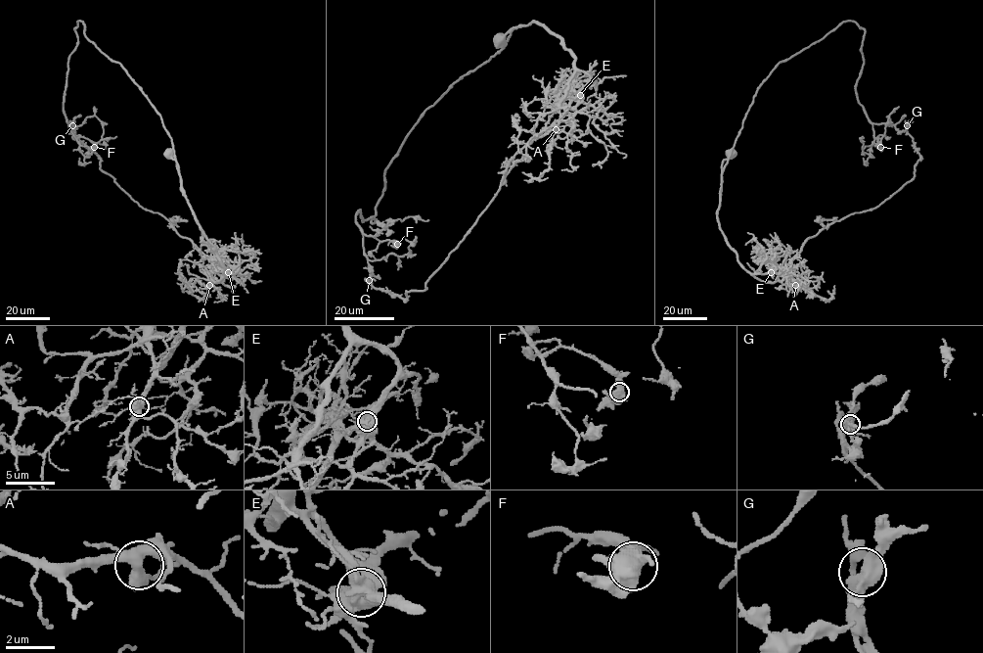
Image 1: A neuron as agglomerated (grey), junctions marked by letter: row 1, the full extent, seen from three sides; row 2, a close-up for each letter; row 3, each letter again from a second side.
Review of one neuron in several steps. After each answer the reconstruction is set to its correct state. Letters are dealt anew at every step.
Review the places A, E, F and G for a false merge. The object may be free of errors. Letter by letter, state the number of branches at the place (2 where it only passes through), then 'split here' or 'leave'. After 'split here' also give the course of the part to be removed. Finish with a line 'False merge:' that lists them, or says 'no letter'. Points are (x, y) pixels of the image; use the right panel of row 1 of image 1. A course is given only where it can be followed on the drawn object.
A: branches 4; leave
E: branches 4; split here; course (771, 272), (808, 238), (876, 208), (914, 178), (919, 155), (907, 133), (913, 121)
F: branches 4; leave
G: branches 4; leave
False merge: E

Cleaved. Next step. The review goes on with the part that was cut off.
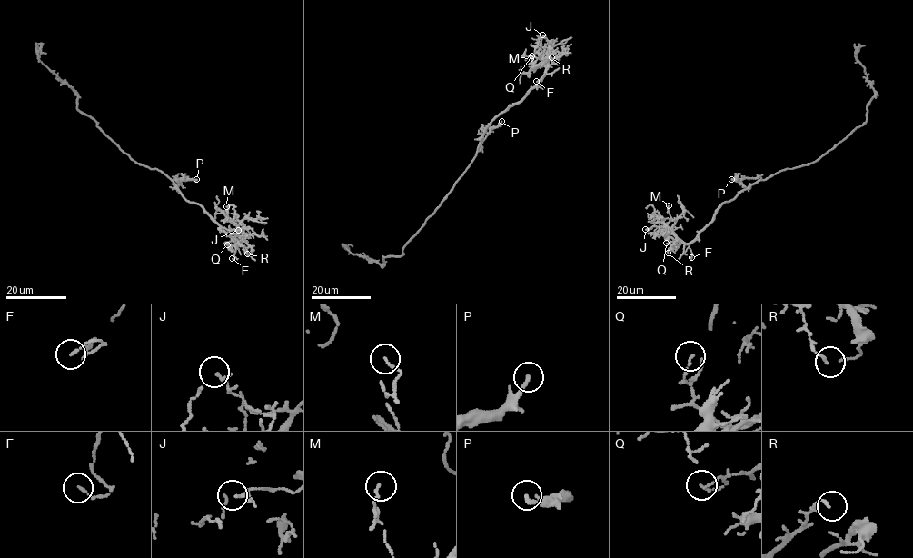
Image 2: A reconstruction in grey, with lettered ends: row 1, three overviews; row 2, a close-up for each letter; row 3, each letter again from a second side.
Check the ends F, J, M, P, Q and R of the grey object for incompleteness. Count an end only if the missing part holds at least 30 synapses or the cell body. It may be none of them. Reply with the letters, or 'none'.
none

